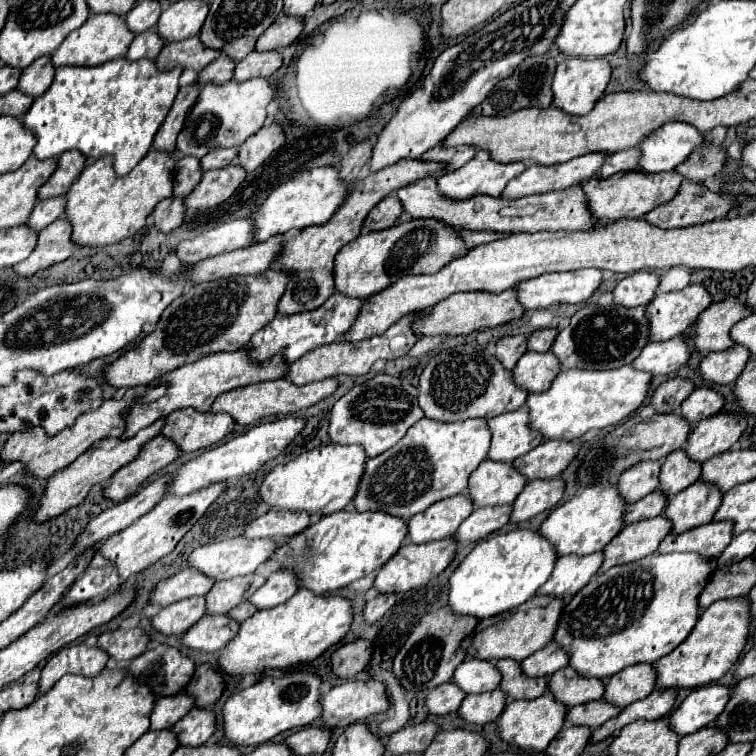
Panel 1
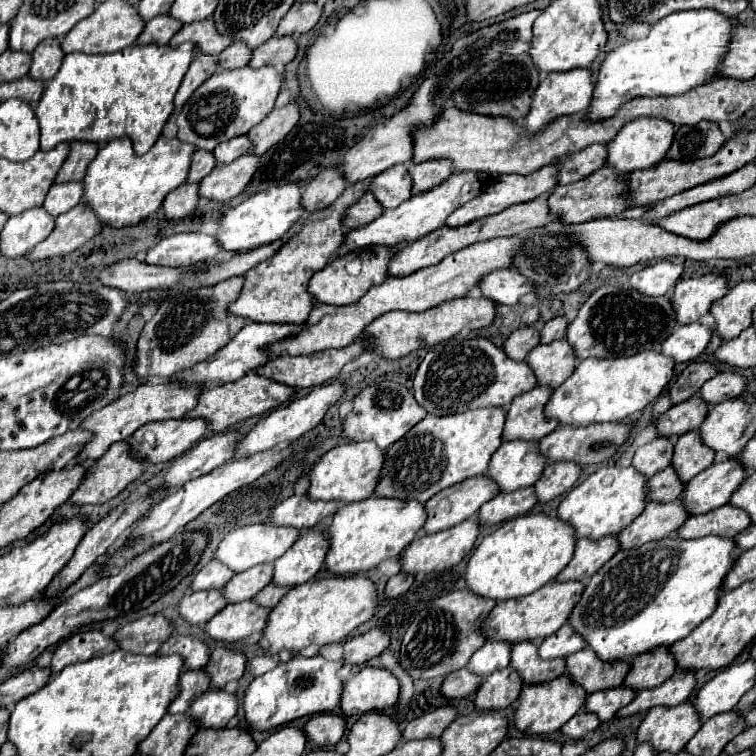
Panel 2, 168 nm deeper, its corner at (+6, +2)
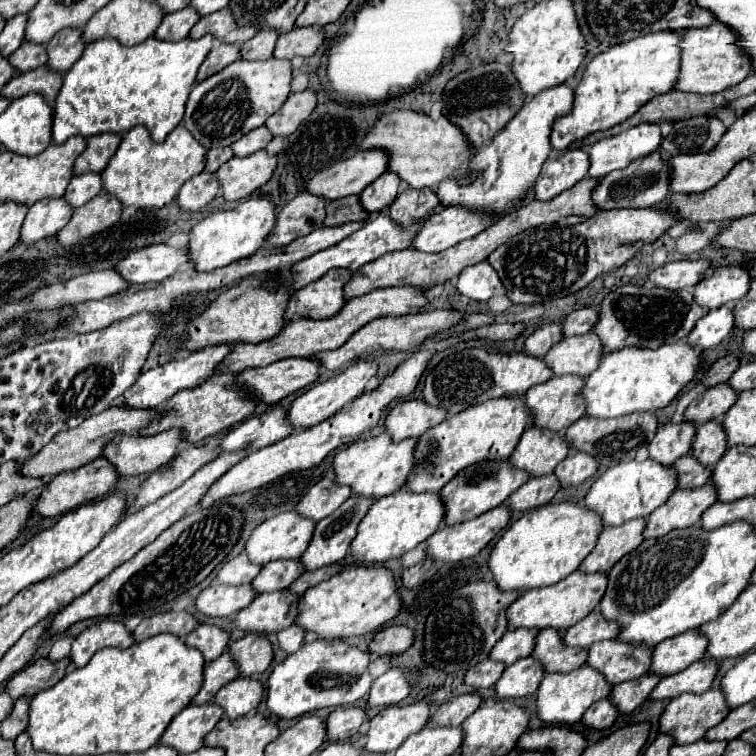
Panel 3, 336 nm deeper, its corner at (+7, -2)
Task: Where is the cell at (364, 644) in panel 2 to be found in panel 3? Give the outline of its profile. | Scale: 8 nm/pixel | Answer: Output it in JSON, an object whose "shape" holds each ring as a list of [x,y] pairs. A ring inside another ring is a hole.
{"shape":[[[388,626],[374,634],[374,640],[370,644],[372,654],[384,656],[384,654],[402,654],[406,652],[414,642],[414,630],[408,626]]]}

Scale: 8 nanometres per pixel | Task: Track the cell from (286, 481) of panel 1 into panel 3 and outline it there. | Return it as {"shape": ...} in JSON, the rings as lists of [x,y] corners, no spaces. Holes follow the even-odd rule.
{"shape":[[[386,432],[368,440],[358,440],[334,456],[336,482],[342,486],[344,484],[350,486],[354,494],[362,494],[362,496],[382,498],[382,496],[394,494],[408,482],[408,476],[416,466],[416,458],[414,458],[416,444],[418,444],[418,438],[408,438],[396,444],[392,436]]]}

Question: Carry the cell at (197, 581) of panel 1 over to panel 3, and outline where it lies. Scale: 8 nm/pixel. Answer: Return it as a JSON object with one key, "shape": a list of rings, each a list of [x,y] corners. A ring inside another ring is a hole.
{"shape":[[[240,554],[240,556],[228,560],[220,568],[218,582],[220,584],[248,584],[258,576],[260,570],[262,570],[260,564],[254,564],[254,562],[250,562],[250,558],[246,554]]]}

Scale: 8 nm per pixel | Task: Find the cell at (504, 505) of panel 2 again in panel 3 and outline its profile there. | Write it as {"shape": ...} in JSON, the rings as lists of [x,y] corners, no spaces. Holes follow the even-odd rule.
{"shape":[[[546,474],[546,476],[538,476],[532,478],[530,482],[526,482],[522,488],[518,488],[510,498],[508,498],[508,506],[510,510],[518,510],[518,512],[528,512],[530,508],[538,508],[542,504],[548,504],[556,492],[560,490],[560,482],[556,478],[556,474]]]}

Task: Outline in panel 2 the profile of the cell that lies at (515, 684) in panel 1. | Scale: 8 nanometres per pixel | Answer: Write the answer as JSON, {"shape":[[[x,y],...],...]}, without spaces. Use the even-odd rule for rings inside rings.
{"shape":[[[521,642],[521,646],[513,644],[511,648],[511,668],[515,668],[523,680],[523,684],[541,684],[559,678],[565,674],[565,658],[557,660],[539,660],[537,646],[533,642]]]}

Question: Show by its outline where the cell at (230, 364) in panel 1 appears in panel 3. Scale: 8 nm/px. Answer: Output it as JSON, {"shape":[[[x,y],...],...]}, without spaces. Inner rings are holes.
{"shape":[[[112,406],[100,414],[86,418],[78,428],[70,428],[70,430],[56,434],[34,458],[20,464],[18,472],[28,478],[44,478],[44,476],[54,476],[56,472],[76,470],[76,468],[84,466],[86,462],[100,458],[104,446],[116,434],[138,434],[138,430],[144,428],[156,416],[158,416],[156,410],[120,410],[118,406]]]}

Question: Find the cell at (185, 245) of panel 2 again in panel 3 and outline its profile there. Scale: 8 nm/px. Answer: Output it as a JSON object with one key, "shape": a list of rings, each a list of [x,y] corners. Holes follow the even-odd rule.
{"shape":[[[158,244],[126,254],[122,260],[116,262],[114,270],[130,284],[146,284],[160,282],[172,276],[180,264],[188,264],[188,258],[184,258],[184,250]]]}

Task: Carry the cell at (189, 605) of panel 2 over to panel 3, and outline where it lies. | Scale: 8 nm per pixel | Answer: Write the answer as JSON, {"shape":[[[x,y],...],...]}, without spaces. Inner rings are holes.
{"shape":[[[214,584],[208,586],[200,596],[196,598],[196,608],[204,616],[232,616],[238,610],[246,608],[258,592],[252,588],[252,584],[240,584],[240,586],[226,586],[226,584]]]}

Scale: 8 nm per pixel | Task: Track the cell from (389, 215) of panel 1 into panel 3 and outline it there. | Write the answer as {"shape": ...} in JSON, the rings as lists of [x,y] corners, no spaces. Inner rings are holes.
{"shape":[[[346,196],[340,200],[332,200],[326,204],[324,226],[340,226],[354,220],[366,220],[368,212],[362,210],[358,196]]]}

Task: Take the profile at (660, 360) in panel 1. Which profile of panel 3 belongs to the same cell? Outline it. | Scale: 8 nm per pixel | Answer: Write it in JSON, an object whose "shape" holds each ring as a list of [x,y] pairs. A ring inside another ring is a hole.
{"shape":[[[724,304],[716,310],[710,310],[704,318],[700,318],[700,322],[692,330],[692,334],[688,334],[686,340],[692,346],[696,346],[696,350],[710,350],[718,346],[732,330],[734,330],[734,310],[732,306]]]}

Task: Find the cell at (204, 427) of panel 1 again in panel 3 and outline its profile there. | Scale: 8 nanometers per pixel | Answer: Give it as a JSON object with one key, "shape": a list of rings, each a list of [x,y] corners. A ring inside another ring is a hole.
{"shape":[[[166,430],[154,436],[116,436],[104,446],[102,456],[116,468],[118,476],[152,474],[168,464],[178,444],[182,442],[180,430]]]}

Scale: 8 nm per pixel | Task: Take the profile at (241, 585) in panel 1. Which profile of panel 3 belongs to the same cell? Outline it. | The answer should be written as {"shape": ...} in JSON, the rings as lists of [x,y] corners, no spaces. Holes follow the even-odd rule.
{"shape":[[[300,558],[292,560],[274,560],[264,566],[264,570],[254,578],[252,586],[258,592],[274,592],[274,590],[284,590],[290,586],[300,574],[304,572],[304,566],[300,564]]]}

